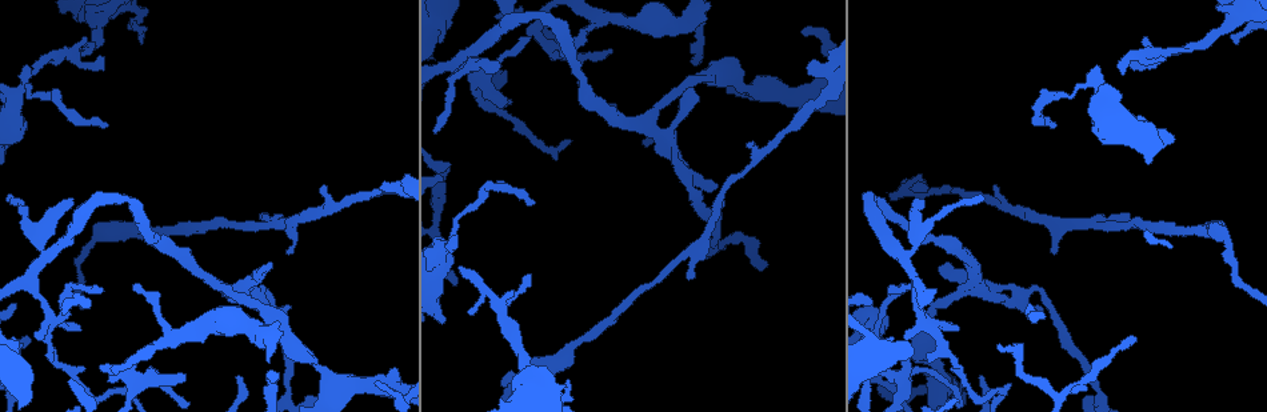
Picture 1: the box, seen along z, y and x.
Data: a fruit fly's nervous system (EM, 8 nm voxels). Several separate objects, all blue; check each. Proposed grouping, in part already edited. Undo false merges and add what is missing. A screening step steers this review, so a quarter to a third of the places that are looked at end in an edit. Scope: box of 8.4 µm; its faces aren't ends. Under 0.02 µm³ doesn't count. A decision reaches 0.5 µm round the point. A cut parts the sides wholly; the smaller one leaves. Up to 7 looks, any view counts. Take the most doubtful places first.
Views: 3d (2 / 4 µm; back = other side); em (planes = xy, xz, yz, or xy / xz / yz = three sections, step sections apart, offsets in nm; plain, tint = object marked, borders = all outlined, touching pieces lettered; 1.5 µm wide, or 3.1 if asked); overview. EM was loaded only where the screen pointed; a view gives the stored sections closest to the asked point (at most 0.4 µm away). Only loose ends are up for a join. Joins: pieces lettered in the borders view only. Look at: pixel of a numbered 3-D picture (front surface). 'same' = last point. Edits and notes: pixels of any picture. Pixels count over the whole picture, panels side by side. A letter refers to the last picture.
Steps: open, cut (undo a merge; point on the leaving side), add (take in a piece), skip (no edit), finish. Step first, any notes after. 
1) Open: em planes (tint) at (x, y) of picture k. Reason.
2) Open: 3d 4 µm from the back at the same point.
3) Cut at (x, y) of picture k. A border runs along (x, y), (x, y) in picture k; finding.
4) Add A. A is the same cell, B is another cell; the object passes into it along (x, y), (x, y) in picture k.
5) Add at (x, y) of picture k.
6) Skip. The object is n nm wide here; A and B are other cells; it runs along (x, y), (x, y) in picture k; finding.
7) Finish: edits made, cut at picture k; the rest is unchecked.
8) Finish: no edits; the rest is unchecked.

Open: em planes (borders) at (679, 166) of picture 1. Abrupt turn.

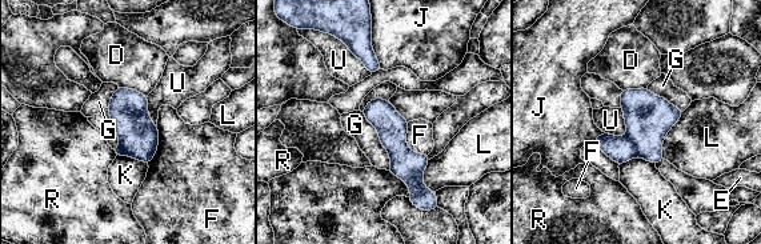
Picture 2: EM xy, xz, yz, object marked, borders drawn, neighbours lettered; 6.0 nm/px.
Skip. D, E, F, G, J, K, L, R and U are other cells; it runs along (373, 103), (392, 127), (416, 190) in picture 2; all the same neuron.

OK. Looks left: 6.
Open: em planes (borders) at (392, 368) of picture 1. Stops while still wide.

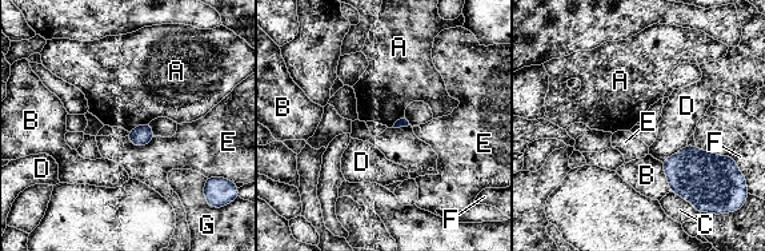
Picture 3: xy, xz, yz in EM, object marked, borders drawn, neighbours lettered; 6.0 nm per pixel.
Skip. A, B, C, D, E, F and G are other cells; a border runs along (148, 123), (141, 123), (129, 132) in picture 3; no lettered piece goes on from it.

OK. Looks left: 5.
Open: em xy step 4 (borders) at (910, 188) of picture 1. Free end.

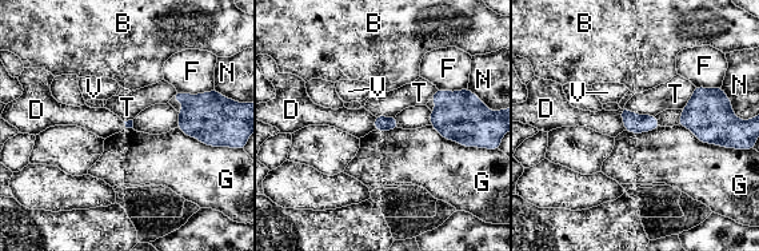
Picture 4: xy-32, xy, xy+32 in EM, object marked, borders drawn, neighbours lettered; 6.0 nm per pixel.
Skip. B, D, F, G, N, T and V are other cells; none of them fits.

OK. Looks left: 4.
Finish: no edits; the rest is unchecked.

